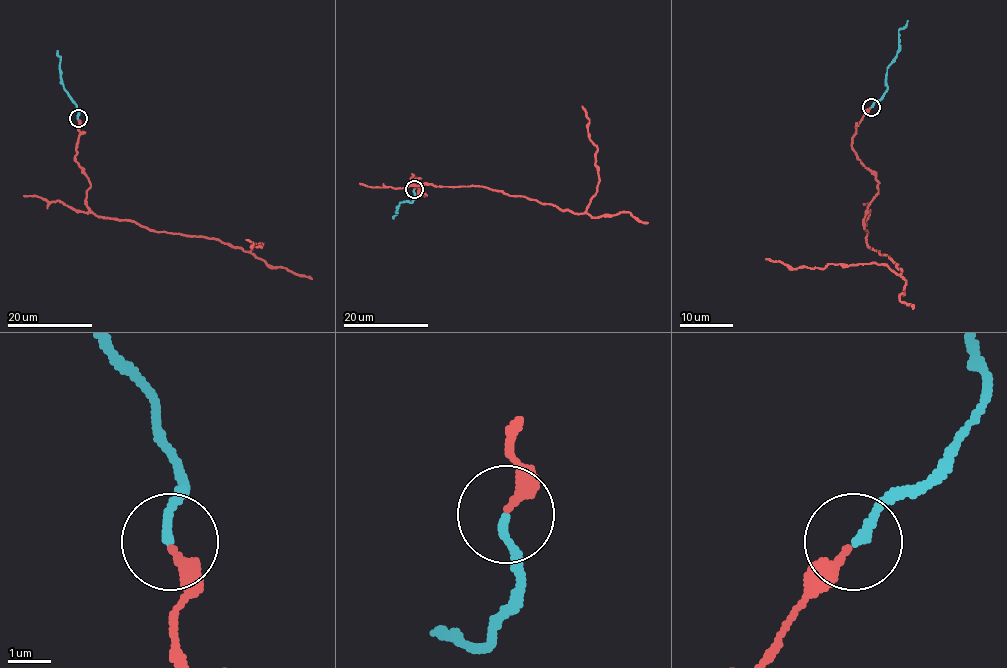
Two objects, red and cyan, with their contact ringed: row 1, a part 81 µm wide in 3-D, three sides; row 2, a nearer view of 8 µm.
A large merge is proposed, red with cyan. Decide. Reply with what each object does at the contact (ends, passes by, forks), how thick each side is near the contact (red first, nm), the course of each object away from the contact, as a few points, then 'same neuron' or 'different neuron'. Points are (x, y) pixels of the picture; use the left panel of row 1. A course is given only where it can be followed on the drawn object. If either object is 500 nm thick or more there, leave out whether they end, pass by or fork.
red ends; cyan ends; calibres 280 and 200 nm; course red (78, 119), (75, 159), (87, 177), (85, 203), (94, 213), (247, 252), (263, 243), (251, 247), (246, 239); course cyan (78, 118), (76, 104), (64, 87), (57, 50); same neuron

